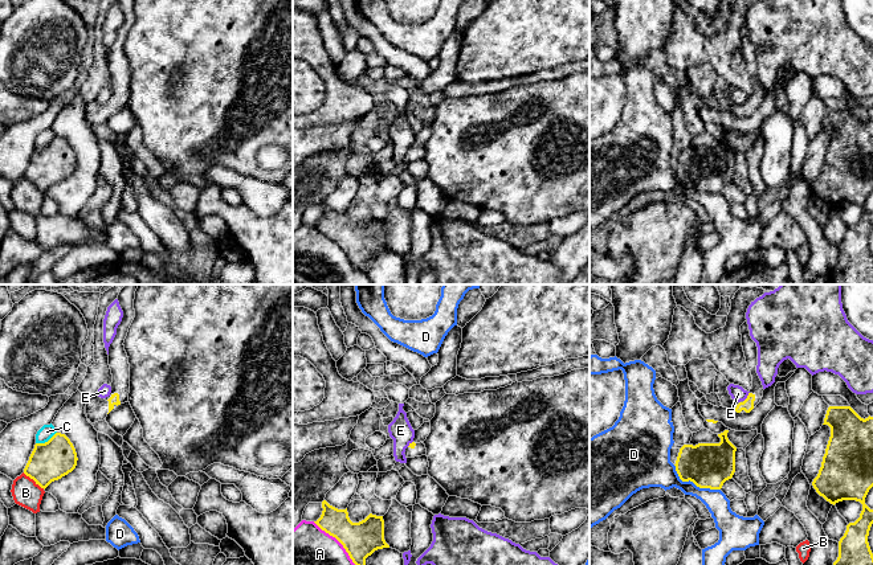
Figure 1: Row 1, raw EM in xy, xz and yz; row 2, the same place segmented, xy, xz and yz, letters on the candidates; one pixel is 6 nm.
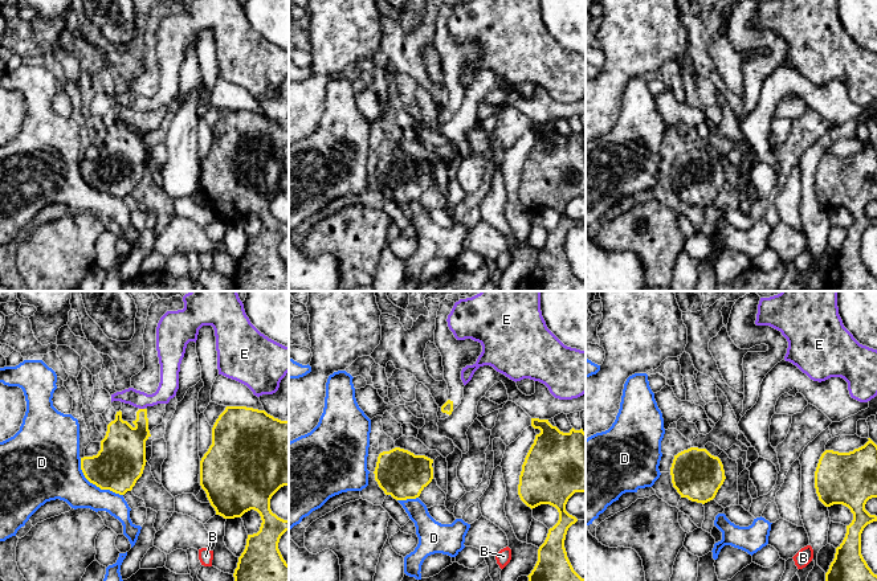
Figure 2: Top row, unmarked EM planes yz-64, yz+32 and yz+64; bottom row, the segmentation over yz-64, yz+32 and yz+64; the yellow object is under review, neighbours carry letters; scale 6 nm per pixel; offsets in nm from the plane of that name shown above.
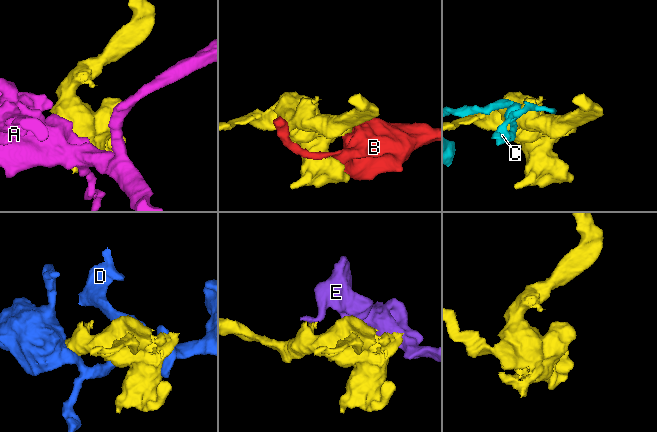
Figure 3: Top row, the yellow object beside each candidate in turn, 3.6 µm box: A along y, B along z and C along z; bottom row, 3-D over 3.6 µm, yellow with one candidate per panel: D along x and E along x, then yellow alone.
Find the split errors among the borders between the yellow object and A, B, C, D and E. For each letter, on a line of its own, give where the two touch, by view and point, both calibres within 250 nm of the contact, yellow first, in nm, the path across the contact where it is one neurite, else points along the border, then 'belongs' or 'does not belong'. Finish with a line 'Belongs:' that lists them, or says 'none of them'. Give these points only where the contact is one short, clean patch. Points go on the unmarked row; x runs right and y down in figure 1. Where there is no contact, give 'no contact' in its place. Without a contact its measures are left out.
A: contact xz (342, 248); calibres 220 and 500 nm; does not belong
B: contact xy (33, 183); calibres 240 and 170 nm; does not belong
C: contact xy (45, 146); calibres 240 and 90 nm; does not belong
D: contact yz (693, 185); calibres 280 and 220 nm; does not belong
E: contact yz (747, 101); calibres 80 and 90 nm; border yz (749, 95), (743, 105); does not belong
Belongs: none of them

